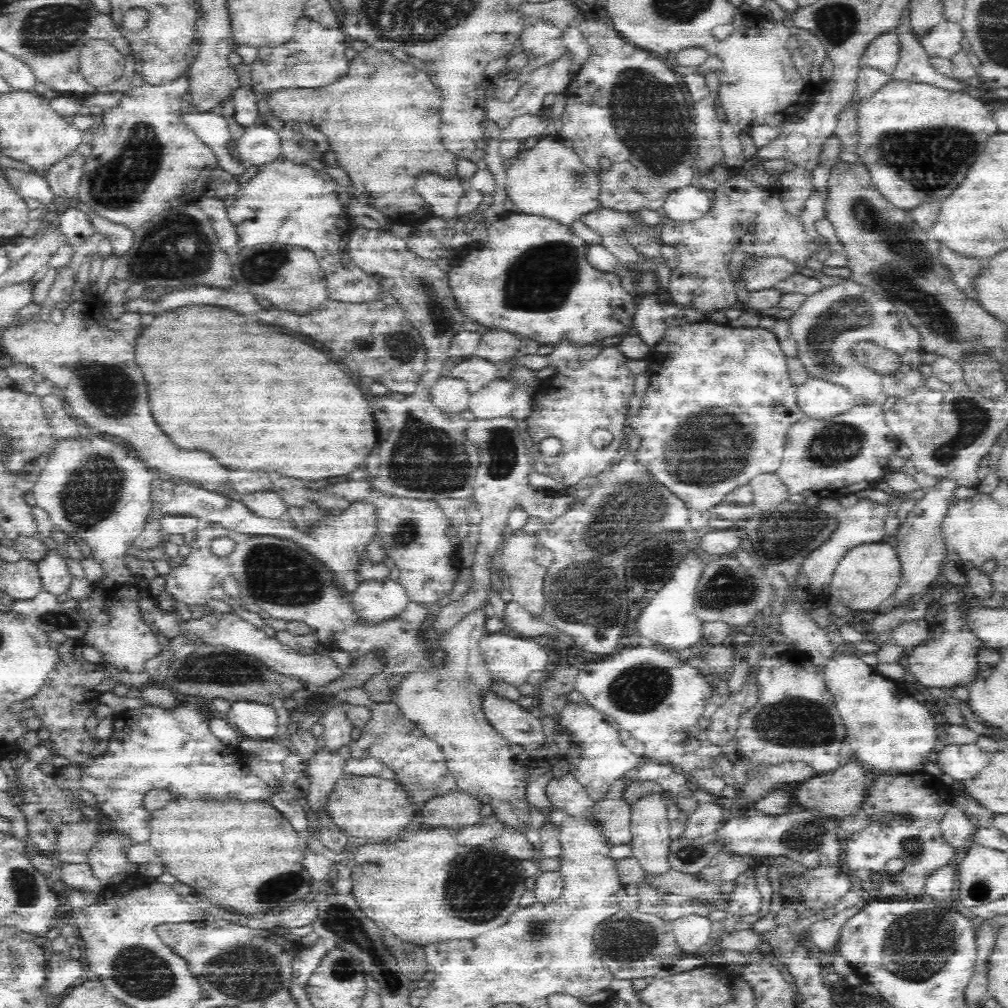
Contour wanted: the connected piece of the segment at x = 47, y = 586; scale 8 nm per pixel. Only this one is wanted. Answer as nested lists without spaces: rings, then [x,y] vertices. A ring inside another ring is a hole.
[[[48,552],[48,558],[44,558],[38,564],[38,572],[40,572],[42,588],[46,594],[58,598],[58,596],[64,596],[70,592],[74,578],[68,572],[66,558],[60,556],[58,552]]]

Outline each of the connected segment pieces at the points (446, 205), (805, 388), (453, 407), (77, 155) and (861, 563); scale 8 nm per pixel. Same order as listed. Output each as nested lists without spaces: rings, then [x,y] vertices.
[[[424,170],[416,176],[416,192],[424,202],[430,202],[434,216],[442,220],[454,216],[456,206],[466,194],[458,176],[446,180],[438,172],[430,172],[430,170]]]
[[[808,378],[796,388],[796,398],[802,414],[814,420],[830,420],[860,404],[844,386],[820,378]]]
[[[440,376],[430,390],[426,390],[426,398],[430,398],[430,404],[440,412],[448,416],[460,416],[464,410],[468,410],[470,390],[460,378],[444,378]]]
[[[76,148],[42,172],[54,198],[78,198],[78,186],[86,170],[86,162],[88,158],[84,158],[84,154]]]
[[[870,542],[854,546],[838,564],[832,582],[830,596],[842,610],[854,612],[876,612],[886,600],[892,600],[902,584],[902,564],[896,548],[886,542]]]

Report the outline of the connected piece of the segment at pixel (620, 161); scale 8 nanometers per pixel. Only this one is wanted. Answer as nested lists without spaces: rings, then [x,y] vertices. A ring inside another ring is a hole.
[[[604,12],[584,14],[576,22],[576,28],[584,34],[590,46],[590,56],[582,64],[580,72],[576,72],[572,84],[566,90],[568,104],[566,112],[562,114],[564,126],[556,138],[568,148],[576,150],[592,168],[600,166],[602,158],[610,162],[610,168],[602,174],[602,208],[628,212],[634,216],[644,210],[662,212],[666,198],[672,192],[698,182],[694,160],[696,148],[692,148],[692,140],[696,138],[688,134],[694,118],[690,106],[684,100],[682,76],[678,76],[658,56],[652,56],[646,48],[636,48],[634,44],[630,44],[630,40],[622,38],[622,34],[612,26]]]

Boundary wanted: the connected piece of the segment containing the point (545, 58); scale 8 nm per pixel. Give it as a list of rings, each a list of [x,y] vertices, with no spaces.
[[[536,22],[520,34],[520,42],[528,56],[528,64],[534,66],[534,70],[552,64],[568,50],[562,40],[562,30],[550,22]]]

